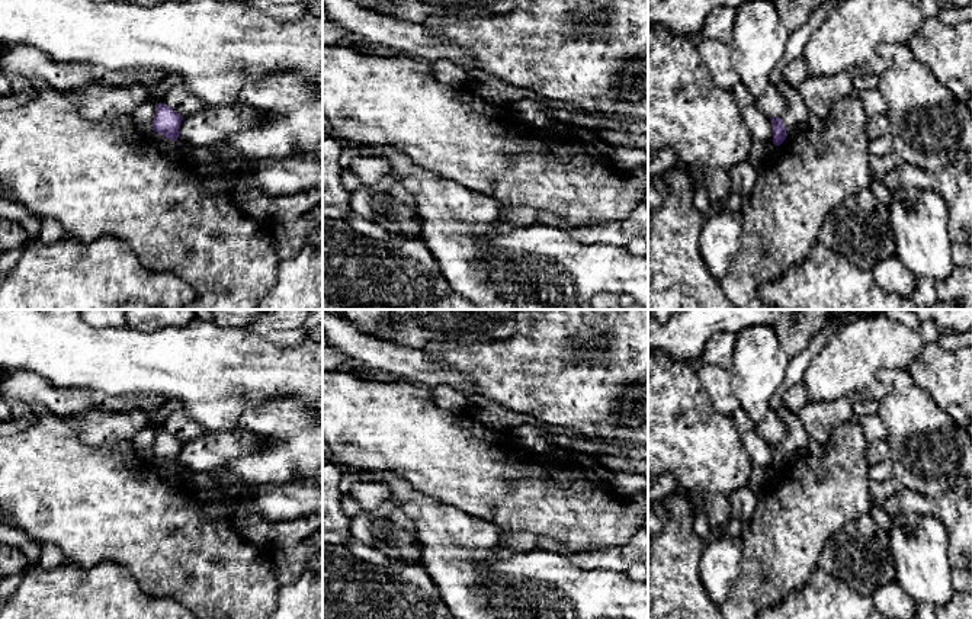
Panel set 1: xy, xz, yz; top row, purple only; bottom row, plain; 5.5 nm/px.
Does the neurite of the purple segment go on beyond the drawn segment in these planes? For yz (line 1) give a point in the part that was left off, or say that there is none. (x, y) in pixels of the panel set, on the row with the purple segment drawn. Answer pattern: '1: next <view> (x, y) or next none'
1: next none

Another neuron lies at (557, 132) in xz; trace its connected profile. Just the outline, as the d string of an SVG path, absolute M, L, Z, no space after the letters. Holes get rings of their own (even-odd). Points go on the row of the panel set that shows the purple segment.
M554 122L552 125L542 128L539 132L545 142L564 142L571 138L574 131L568 125Z

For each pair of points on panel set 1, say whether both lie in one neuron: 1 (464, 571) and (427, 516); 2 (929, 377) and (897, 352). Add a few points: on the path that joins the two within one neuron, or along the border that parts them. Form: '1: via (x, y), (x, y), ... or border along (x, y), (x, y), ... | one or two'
1: via (462, 558), (462, 552), (440, 529) | one
2: border along (924, 343), (923, 352), (907, 368) | two

